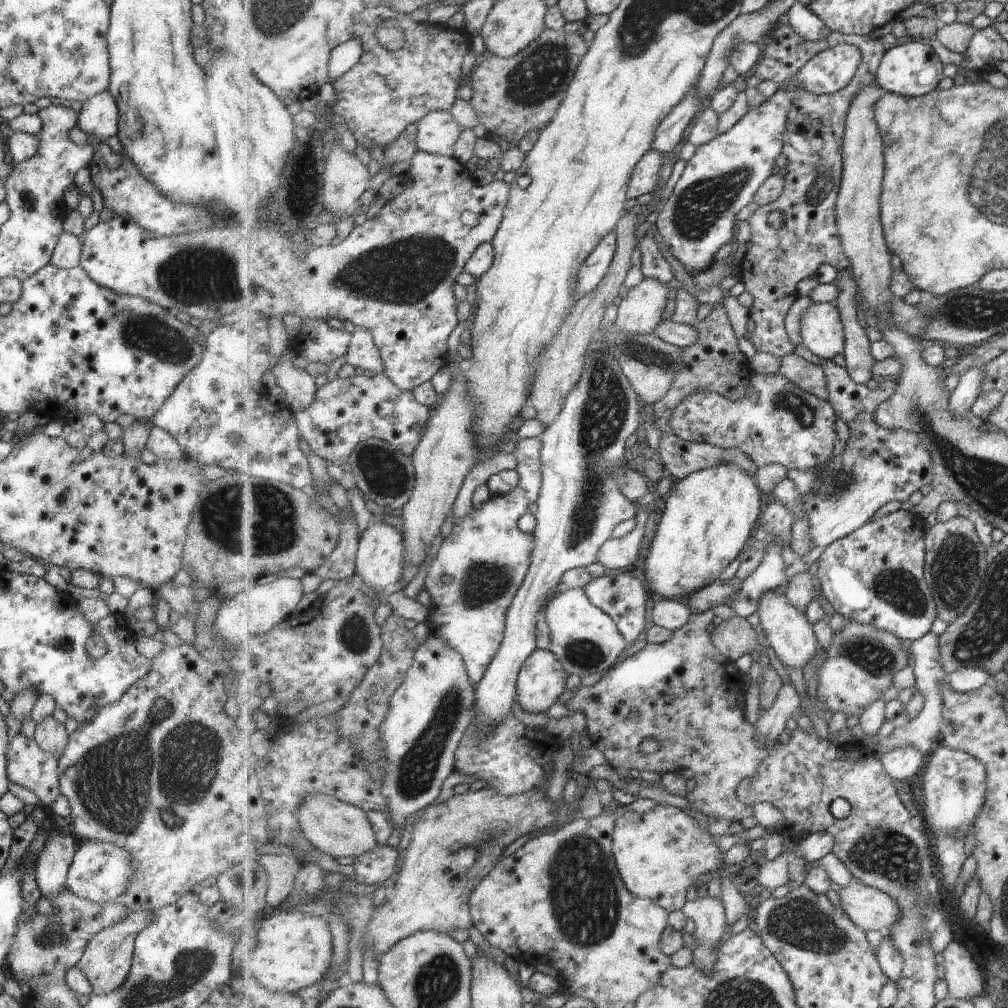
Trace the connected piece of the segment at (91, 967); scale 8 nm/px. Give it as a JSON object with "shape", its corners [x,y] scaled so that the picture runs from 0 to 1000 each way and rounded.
{"shape":[[[149,903],[131,904],[118,915],[101,921],[96,927],[88,931],[82,946],[74,955],[74,959],[76,959],[88,973],[90,986],[106,986],[107,984],[112,984],[122,976],[131,955],[133,931],[135,927],[149,915],[151,909],[152,904]]]}

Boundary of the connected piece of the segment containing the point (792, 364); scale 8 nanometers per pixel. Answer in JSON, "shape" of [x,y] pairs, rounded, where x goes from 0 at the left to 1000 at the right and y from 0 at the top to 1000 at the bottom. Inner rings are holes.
{"shape":[[[787,350],[775,355],[775,363],[772,369],[801,389],[807,390],[816,397],[821,397],[820,372],[814,362],[811,363],[811,361],[802,359]]]}

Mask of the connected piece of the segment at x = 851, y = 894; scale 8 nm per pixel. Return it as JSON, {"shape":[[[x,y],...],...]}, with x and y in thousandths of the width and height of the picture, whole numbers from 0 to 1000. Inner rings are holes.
{"shape":[[[850,874],[844,879],[834,881],[831,886],[834,891],[834,901],[855,921],[860,923],[870,923],[876,929],[881,927],[881,921],[891,915],[894,902],[889,893],[884,888],[863,880],[854,874]]]}

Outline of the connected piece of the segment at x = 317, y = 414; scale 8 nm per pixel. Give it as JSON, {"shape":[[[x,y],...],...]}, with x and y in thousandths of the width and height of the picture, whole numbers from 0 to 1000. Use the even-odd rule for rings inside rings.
{"shape":[[[382,370],[371,373],[333,374],[316,384],[313,399],[293,410],[301,436],[309,448],[348,469],[346,453],[357,438],[372,434],[384,438],[405,453],[410,452],[430,407],[418,401],[409,388],[397,386]]]}

